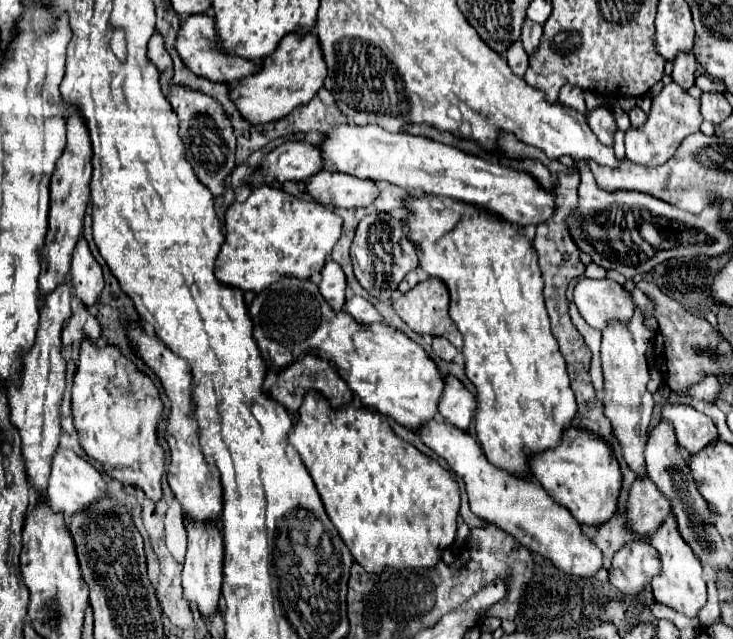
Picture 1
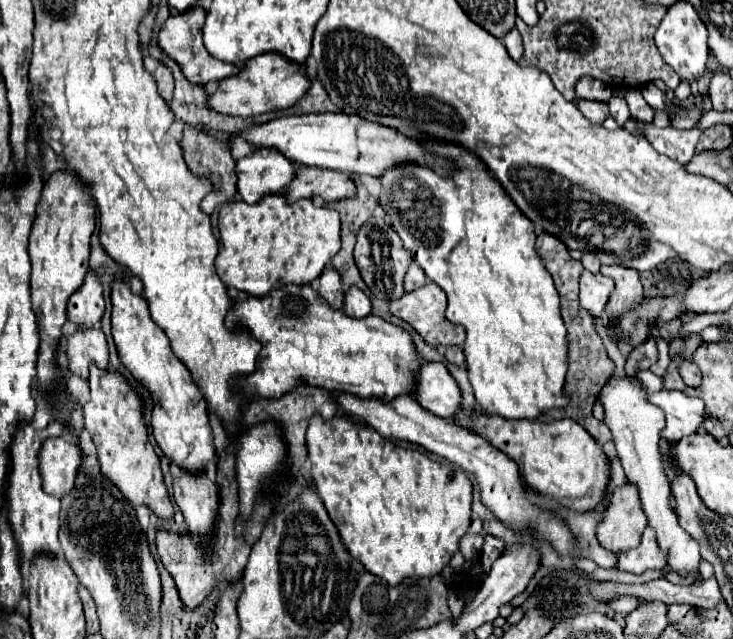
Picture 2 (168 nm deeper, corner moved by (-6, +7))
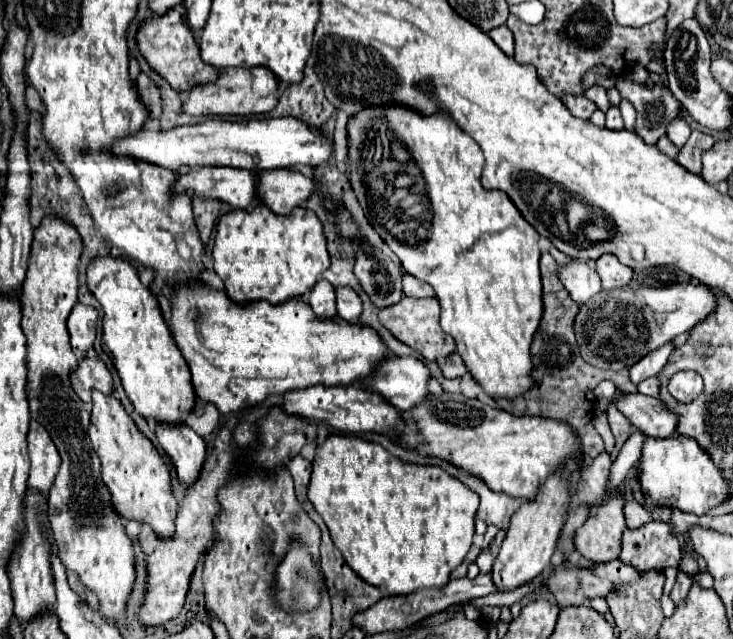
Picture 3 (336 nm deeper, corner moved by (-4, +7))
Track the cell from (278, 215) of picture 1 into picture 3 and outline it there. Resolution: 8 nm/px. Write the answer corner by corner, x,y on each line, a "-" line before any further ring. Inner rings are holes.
258,204
252,212
234,210
224,214
216,226
212,258
213,270
222,278
226,294
238,304
258,300
282,304
290,298
300,298
310,290
308,304
314,314
318,318
336,316
334,286
326,280
316,282
318,276
330,266
330,256
326,250
322,224
308,208
294,208
288,216
278,216

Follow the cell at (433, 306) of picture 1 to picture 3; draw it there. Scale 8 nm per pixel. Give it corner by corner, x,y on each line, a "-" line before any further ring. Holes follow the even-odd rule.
402,298
398,304
380,310
378,320
386,330
390,330
390,334
396,340
400,340
406,346
414,348
428,362
438,360
438,358
446,358
456,350
456,344
454,344
452,336
442,332
440,324
438,324
438,320
440,320
440,304
438,304
436,298
424,298
424,300

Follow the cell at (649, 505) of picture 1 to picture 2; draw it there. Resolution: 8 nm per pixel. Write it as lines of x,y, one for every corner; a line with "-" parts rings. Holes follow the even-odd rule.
626,482
612,492
604,520
598,526
598,540
604,548
618,554
636,548
646,526
648,520
640,504
638,488

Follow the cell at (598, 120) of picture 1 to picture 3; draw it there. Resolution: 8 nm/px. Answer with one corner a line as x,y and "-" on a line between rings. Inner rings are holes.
580,94
580,96
566,96
566,100
562,100
562,102
572,112
572,116
578,116
578,118
584,118
584,120
596,110
596,104
592,100
588,100
584,94

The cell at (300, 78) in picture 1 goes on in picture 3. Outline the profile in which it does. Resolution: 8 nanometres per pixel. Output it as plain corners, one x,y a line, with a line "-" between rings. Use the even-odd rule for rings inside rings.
226,68
220,70
216,82
208,84
196,84
188,98
182,104
182,112
190,116
208,116
208,114
218,114
218,116
252,116
252,114
264,114
270,112
278,98
278,80
268,68

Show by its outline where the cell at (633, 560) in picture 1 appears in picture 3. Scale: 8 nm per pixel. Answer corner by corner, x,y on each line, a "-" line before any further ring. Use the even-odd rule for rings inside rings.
654,520
622,534
618,558
636,570
664,570
680,564
682,550
670,524

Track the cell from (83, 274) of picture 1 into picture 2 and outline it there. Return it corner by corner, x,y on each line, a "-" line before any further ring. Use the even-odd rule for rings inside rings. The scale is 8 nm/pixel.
88,270
84,284
68,300
68,320
76,326
96,326
104,314
104,290
100,276

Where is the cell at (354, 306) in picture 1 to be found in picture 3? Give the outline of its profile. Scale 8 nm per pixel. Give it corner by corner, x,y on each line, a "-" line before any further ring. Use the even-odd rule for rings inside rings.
344,286
344,288
336,288
336,308
338,308
338,316
346,322
358,322
360,314
362,314
362,302
360,296

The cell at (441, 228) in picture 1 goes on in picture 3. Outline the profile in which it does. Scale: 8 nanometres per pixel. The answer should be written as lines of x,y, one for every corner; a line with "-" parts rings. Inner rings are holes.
364,108
358,112
358,116
352,116
348,122
348,164
350,164
350,186
366,214
368,224
380,234
380,238
390,246
390,250
400,258
404,272
412,274
414,278
428,282
436,290
436,298
442,306
442,316
440,316
440,326
444,332
448,332
454,342
456,350
462,356
468,372
480,382
484,392
488,396
502,396
502,398
516,398
518,394
526,392
532,384
530,372
532,372
532,362
530,362
530,342
534,338
534,332
540,328
540,318
542,318
542,284
540,284
540,248
538,248
538,232
522,218
518,208
512,204
512,200
504,192
492,192
484,190
480,184
480,172
484,166
484,156
480,146
466,136
454,124
454,120
448,118
448,112
438,112
434,116
422,116
420,112
414,112
412,108

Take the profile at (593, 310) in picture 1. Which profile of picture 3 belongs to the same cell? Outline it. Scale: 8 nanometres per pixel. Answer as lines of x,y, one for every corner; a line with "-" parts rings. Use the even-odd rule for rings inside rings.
570,262
558,266
558,278
578,304
590,300
596,292
602,290
596,270
592,270
586,262

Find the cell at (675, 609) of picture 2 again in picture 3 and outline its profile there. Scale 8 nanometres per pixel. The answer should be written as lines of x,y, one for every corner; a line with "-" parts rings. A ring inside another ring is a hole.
678,568
676,584
674,584
674,590
672,590
672,600
674,600
674,604
682,604
682,602
684,602
686,592
690,590
690,586
692,586
692,576

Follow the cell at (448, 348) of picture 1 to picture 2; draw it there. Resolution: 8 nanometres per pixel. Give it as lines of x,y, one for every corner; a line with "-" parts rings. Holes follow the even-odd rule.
448,346
448,348
446,348
446,360
448,360
448,362
454,362
454,364
458,364
458,366
464,366
464,364
466,364
464,352
462,352
460,346

